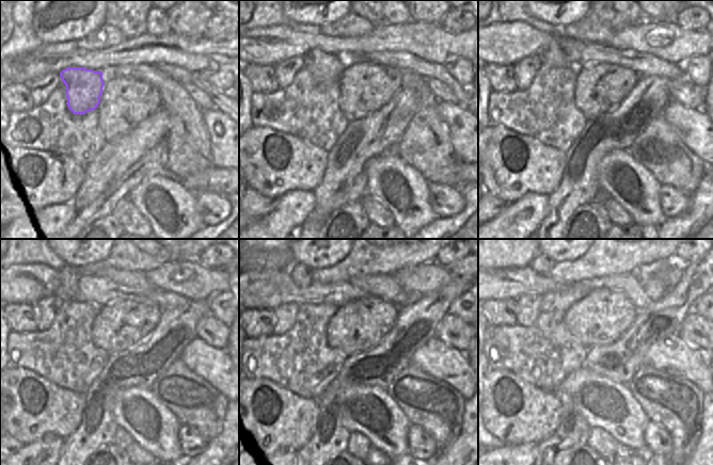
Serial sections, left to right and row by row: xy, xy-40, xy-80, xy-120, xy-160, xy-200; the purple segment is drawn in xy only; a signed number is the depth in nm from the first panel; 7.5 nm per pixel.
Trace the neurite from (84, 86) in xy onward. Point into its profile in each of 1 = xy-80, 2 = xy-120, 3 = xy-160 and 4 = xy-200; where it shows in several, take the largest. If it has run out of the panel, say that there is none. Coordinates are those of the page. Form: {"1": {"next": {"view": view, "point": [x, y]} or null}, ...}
{"1": {"next": {"view": "xy-80", "point": [551, 54]}}, "2": {"next": {"view": "xy-120", "point": [69, 275]}}, "3": {"next": {"view": "xy-160", "point": [302, 273]}}, "4": {"next": {"view": "xy-200", "point": [541, 265]}}}

